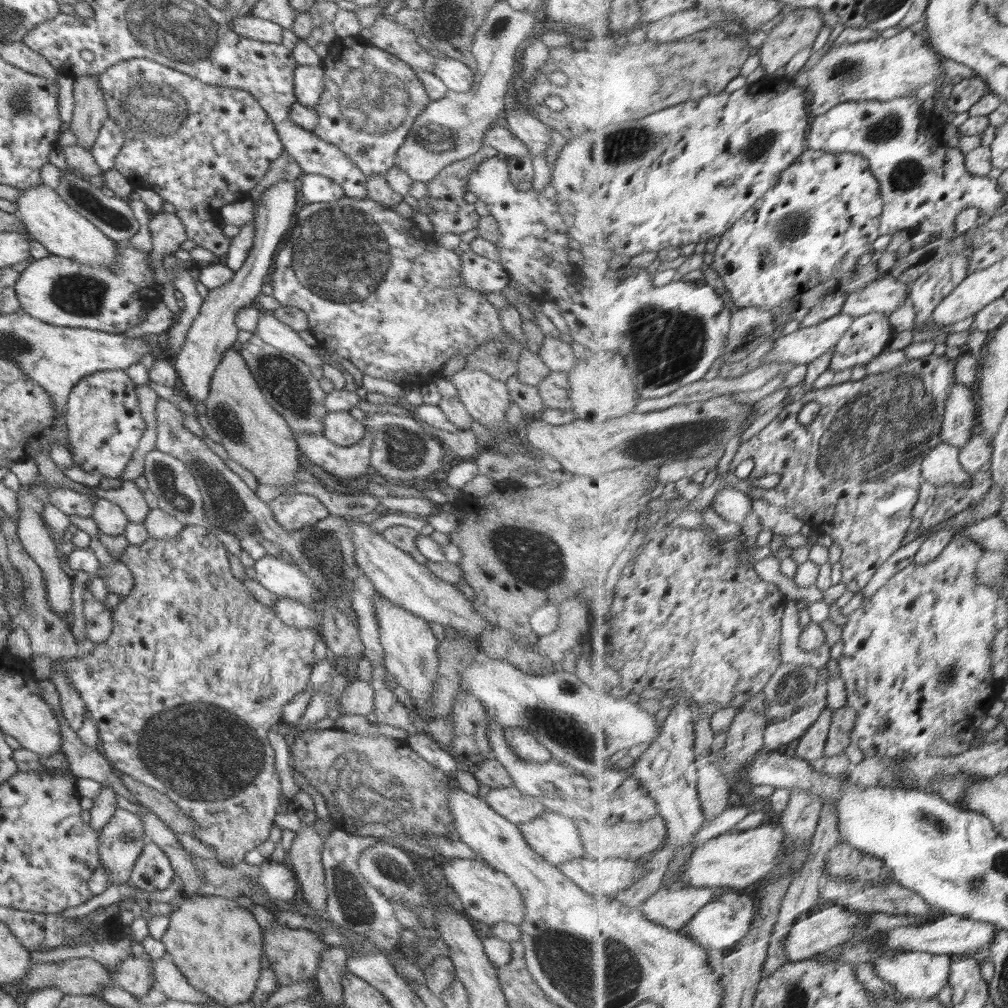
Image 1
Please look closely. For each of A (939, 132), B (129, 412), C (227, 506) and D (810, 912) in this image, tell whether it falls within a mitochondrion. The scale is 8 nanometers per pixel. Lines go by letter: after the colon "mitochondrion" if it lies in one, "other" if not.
A: other
B: other
C: mitochondrion
D: other

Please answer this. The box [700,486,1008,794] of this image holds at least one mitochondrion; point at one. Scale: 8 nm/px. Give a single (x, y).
(793, 690)

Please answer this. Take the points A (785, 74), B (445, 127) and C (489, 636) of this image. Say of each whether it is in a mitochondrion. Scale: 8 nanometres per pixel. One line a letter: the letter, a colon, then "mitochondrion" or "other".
A: other
B: mitochondrion
C: other

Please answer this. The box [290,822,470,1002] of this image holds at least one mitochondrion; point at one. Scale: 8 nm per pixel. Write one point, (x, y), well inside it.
(354, 907)

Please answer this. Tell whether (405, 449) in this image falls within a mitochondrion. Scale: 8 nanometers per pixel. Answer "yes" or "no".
yes

